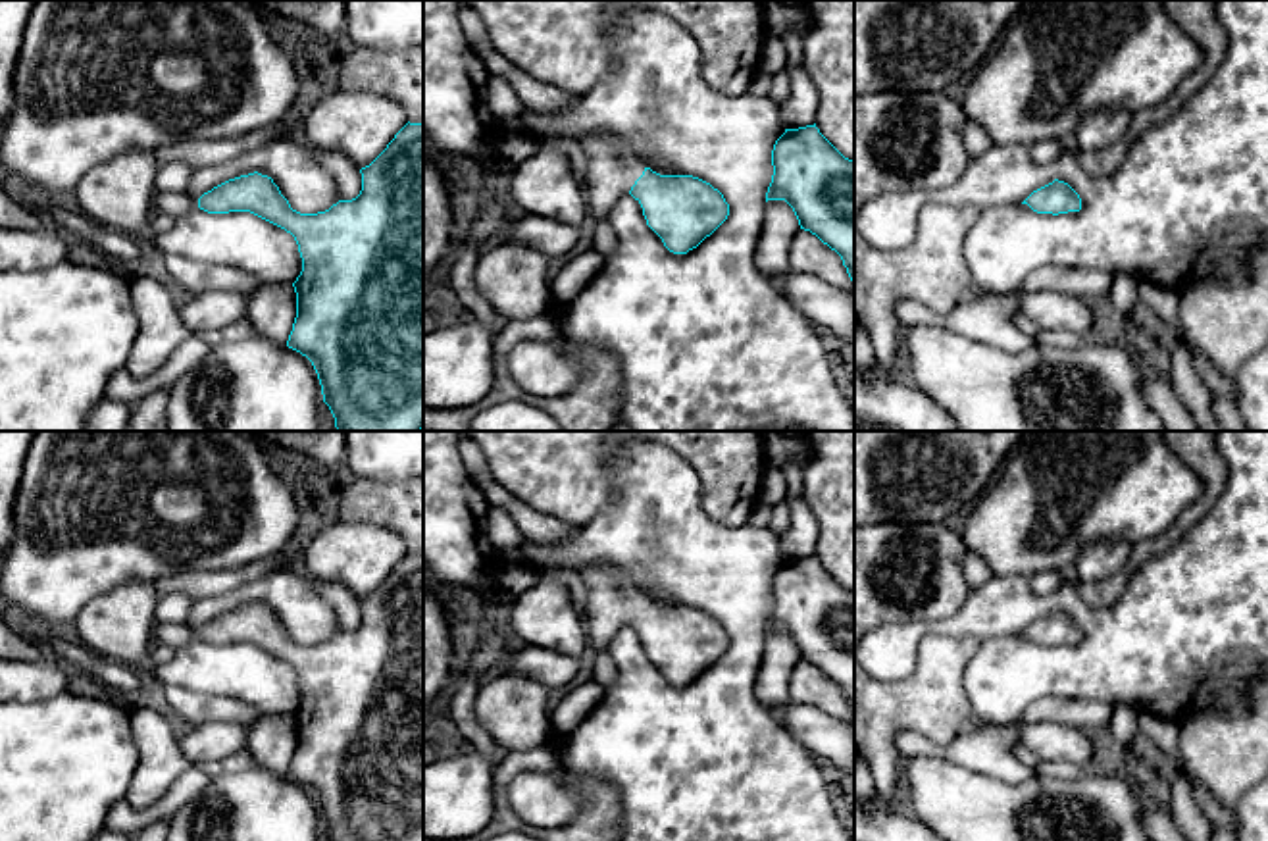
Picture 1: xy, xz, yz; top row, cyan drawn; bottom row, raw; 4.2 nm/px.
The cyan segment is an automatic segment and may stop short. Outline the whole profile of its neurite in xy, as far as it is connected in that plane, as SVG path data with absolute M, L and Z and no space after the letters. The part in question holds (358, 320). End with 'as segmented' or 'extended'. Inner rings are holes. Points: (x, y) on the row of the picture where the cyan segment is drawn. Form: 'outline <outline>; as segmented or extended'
outline M406 123L362 173L362 191L325 212L300 214L291 208L271 177L258 171L229 179L200 198L189 192L158 192L154 210L175 219L200 208L208 214L250 212L291 233L298 244L302 271L292 283L296 318L287 346L306 356L319 379L323 402L337 431L421 431L423 429L423 123Z; extended

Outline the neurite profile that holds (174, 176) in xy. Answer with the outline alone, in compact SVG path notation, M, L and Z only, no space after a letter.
M183 160L164 164L156 177L156 192L187 192L192 169L194 167Z

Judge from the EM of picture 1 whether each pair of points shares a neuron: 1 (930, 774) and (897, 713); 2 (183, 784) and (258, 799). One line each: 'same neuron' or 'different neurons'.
1: different neurons
2: different neurons

